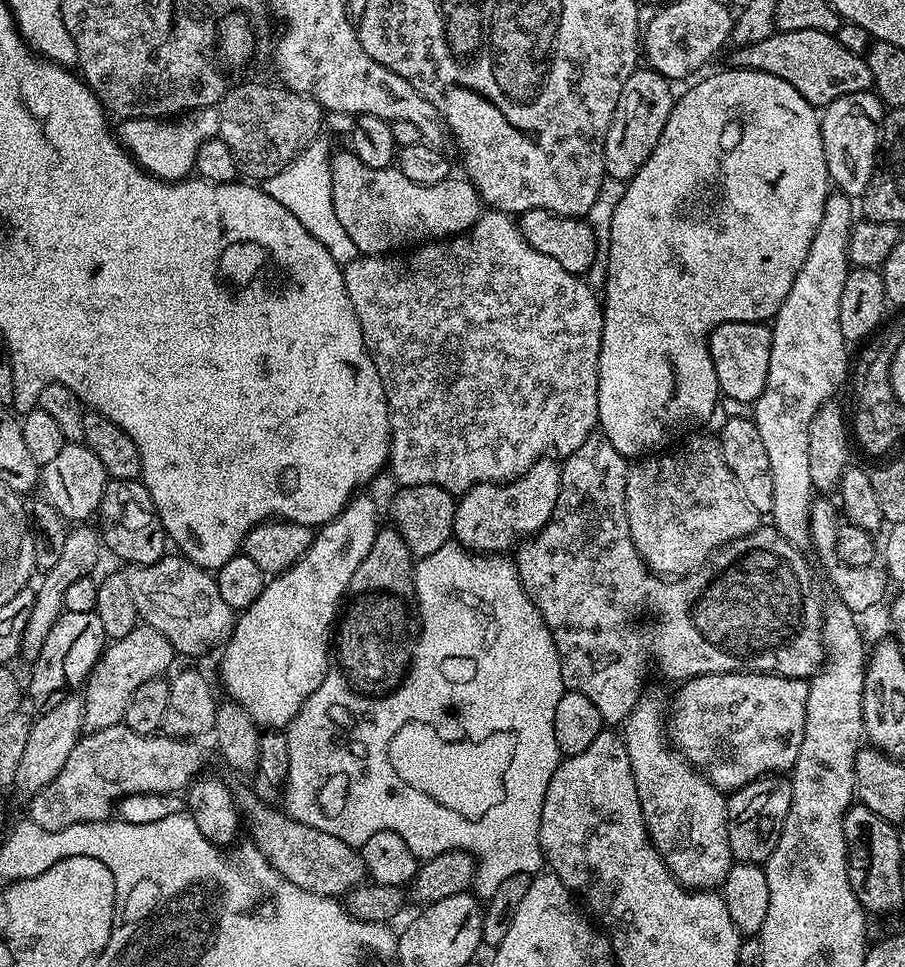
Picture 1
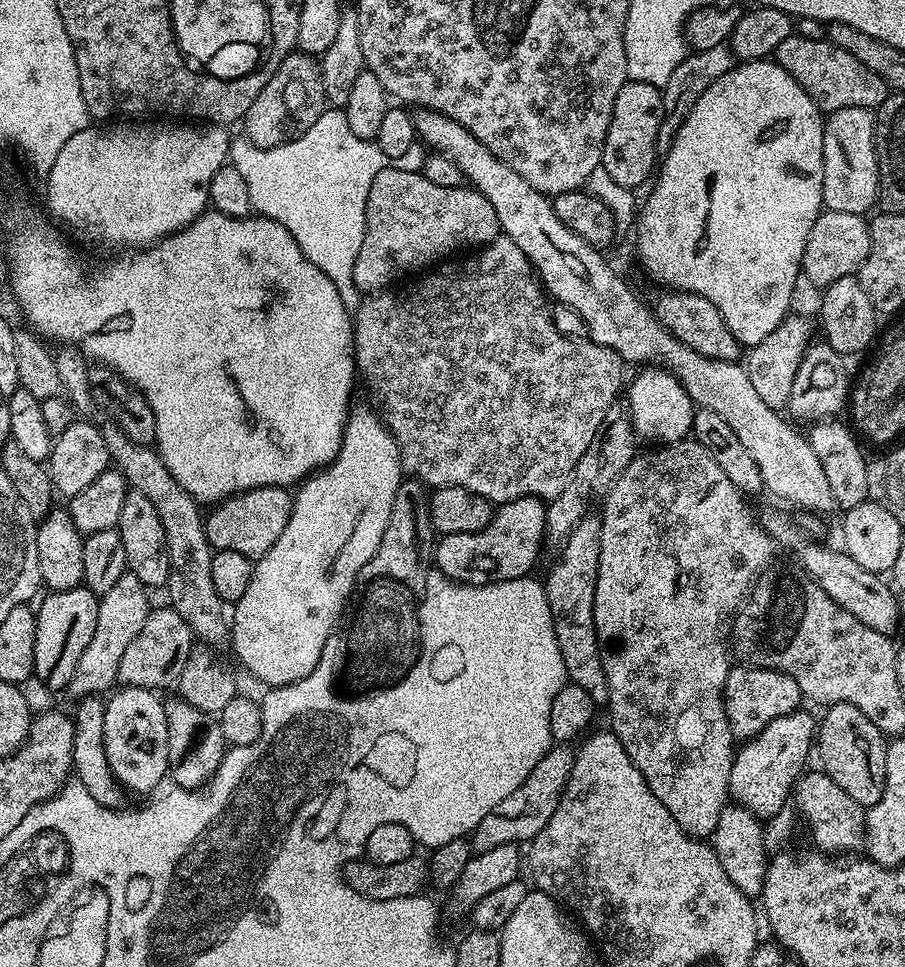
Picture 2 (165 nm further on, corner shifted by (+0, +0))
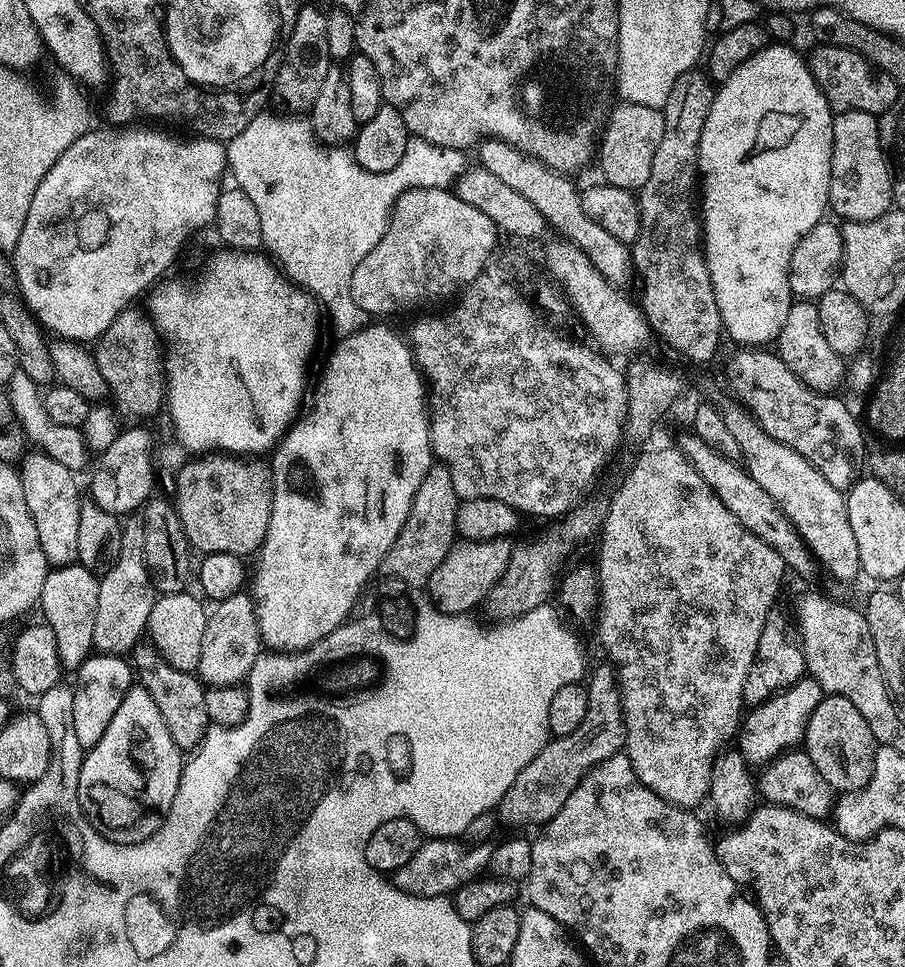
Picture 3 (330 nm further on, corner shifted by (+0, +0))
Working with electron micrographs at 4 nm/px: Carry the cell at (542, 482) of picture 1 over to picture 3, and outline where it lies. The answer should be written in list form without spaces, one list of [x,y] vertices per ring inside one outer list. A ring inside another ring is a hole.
[[[457,539],[452,549],[442,558],[442,566],[430,574],[426,585],[427,595],[433,604],[450,616],[471,613],[472,607],[483,605],[485,596],[502,578],[506,566],[512,557],[514,544],[511,539],[498,540],[461,540]]]

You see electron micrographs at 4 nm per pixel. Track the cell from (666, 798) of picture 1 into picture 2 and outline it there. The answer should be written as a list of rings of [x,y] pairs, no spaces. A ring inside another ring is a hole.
[[[685,438],[678,441],[677,444],[666,444],[657,447],[652,452],[641,451],[632,459],[630,466],[626,466],[626,470],[622,470],[620,477],[612,483],[612,487],[608,489],[604,500],[604,513],[598,516],[600,521],[600,565],[596,571],[596,589],[594,590],[594,602],[592,603],[592,613],[594,614],[594,626],[596,627],[596,640],[600,643],[600,661],[604,664],[604,673],[606,674],[606,682],[608,683],[608,703],[606,711],[612,715],[611,731],[616,733],[617,738],[622,742],[622,746],[626,746],[626,754],[630,754],[630,762],[634,762],[634,766],[638,766],[638,770],[642,774],[642,778],[646,778],[646,786],[650,786],[650,790],[654,790],[654,798],[658,798],[658,802],[662,802],[662,806],[666,806],[666,810],[670,810],[670,814],[674,814],[674,822],[678,822],[678,826],[682,826],[682,830],[690,836],[697,838],[711,837],[712,832],[718,826],[718,818],[722,814],[722,810],[726,807],[726,801],[729,799],[728,783],[730,782],[730,766],[734,755],[734,737],[730,730],[730,722],[726,718],[726,710],[724,709],[724,687],[729,674],[732,673],[734,667],[734,656],[730,651],[730,623],[728,619],[732,616],[732,611],[739,606],[744,600],[744,595],[752,588],[752,583],[760,576],[760,571],[767,566],[772,560],[772,551],[774,545],[772,539],[766,534],[766,530],[760,524],[757,513],[752,512],[749,501],[746,499],[743,492],[738,491],[734,486],[734,482],[730,482],[730,478],[726,478],[726,473],[722,470],[722,466],[718,466],[718,462],[714,462],[714,458],[710,454],[710,450],[706,450],[706,446],[702,446],[699,440],[695,438]]]

